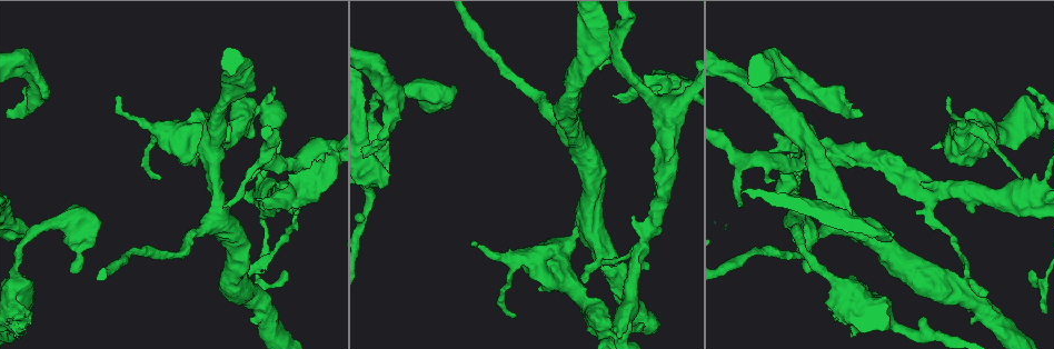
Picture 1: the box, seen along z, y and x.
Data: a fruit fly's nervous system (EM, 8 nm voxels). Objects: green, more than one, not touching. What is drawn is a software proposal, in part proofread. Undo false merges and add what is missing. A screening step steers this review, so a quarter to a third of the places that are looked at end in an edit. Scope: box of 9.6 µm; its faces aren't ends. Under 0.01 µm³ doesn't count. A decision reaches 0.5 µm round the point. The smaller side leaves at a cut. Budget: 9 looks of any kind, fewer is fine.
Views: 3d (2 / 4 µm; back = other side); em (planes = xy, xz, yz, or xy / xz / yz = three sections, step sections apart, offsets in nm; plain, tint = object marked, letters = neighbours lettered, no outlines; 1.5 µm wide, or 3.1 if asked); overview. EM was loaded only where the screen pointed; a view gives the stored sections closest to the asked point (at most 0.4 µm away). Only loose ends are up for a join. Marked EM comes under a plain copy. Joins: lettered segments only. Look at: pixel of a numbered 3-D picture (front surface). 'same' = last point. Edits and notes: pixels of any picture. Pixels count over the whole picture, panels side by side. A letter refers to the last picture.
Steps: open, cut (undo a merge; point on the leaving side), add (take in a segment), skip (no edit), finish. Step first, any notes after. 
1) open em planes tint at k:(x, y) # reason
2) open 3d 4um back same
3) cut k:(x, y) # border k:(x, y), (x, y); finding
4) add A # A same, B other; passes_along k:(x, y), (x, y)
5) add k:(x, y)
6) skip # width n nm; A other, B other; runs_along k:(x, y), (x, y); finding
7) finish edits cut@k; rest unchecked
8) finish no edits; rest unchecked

open em planes letters at 1:(224, 205) # an open end

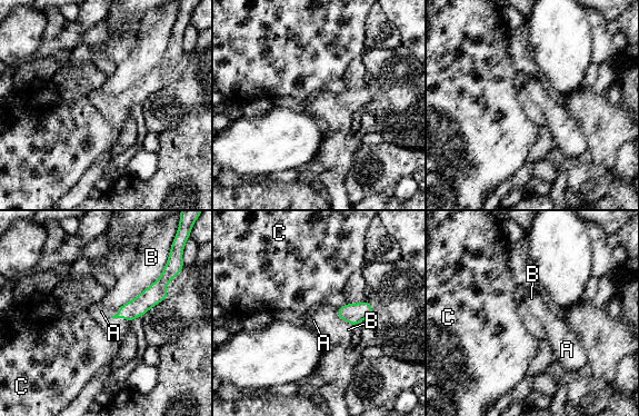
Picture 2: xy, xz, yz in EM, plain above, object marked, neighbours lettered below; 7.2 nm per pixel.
skip # A other, B other, C other; border 2:(119, 307), (109, 317); no lettered segment goes on from it

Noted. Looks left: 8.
open em xz step 4 tint at 1:(382, 186) # branch stops here

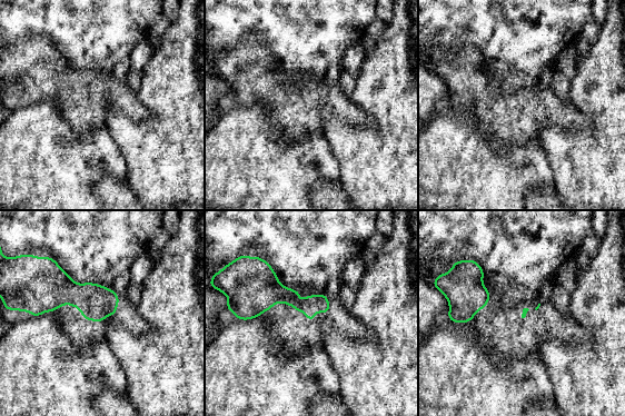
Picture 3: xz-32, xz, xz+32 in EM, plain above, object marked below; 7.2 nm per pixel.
open em planes letters same # cut it another way

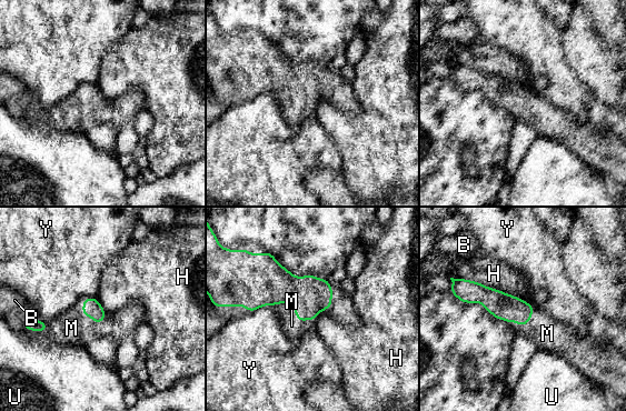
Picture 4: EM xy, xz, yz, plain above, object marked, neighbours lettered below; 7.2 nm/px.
add M # longest_contact H 600 nm; B other, H other, M same, U other, Y other; passes_along 4:(308, 294), (295, 313), (291, 326); it goes on there

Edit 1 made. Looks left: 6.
open em planes letters at 1:(914, 198) # thick end

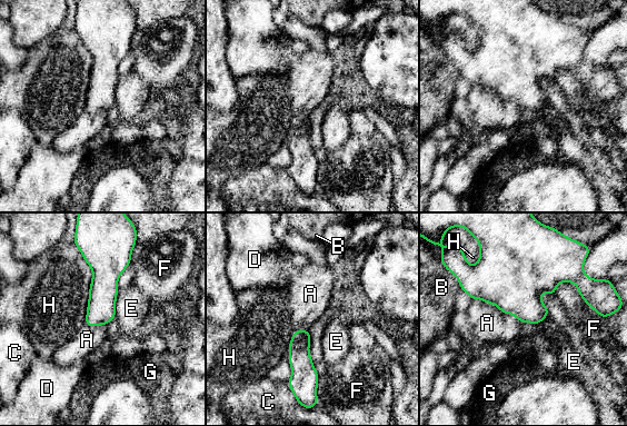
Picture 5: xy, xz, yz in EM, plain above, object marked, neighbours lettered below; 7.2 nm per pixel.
skip # A other, B other, C other, D other, E other, F other, G other, H other; border 5:(470, 298), (494, 304), (519, 323); no lettered segment goes on from it

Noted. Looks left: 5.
finish edits add@4; rest unchecked

